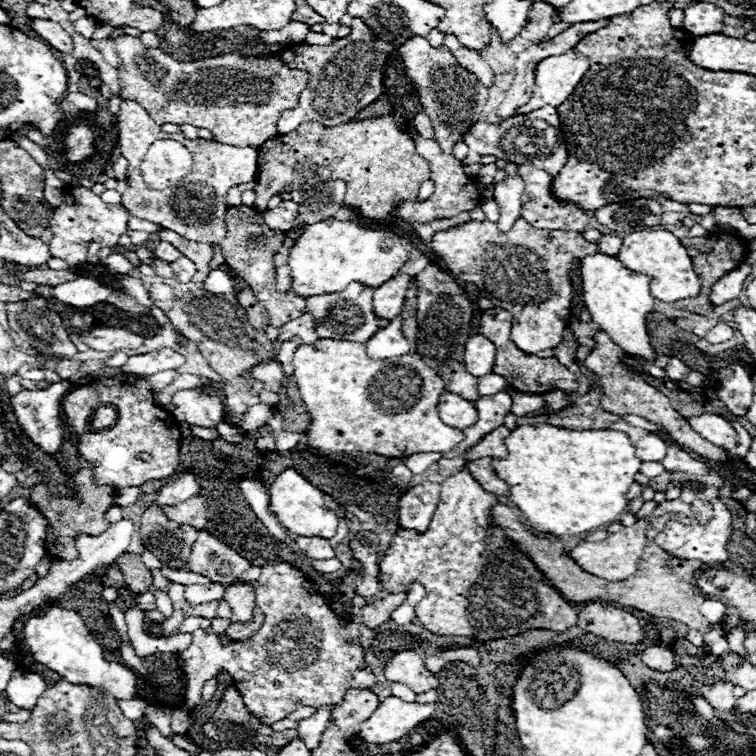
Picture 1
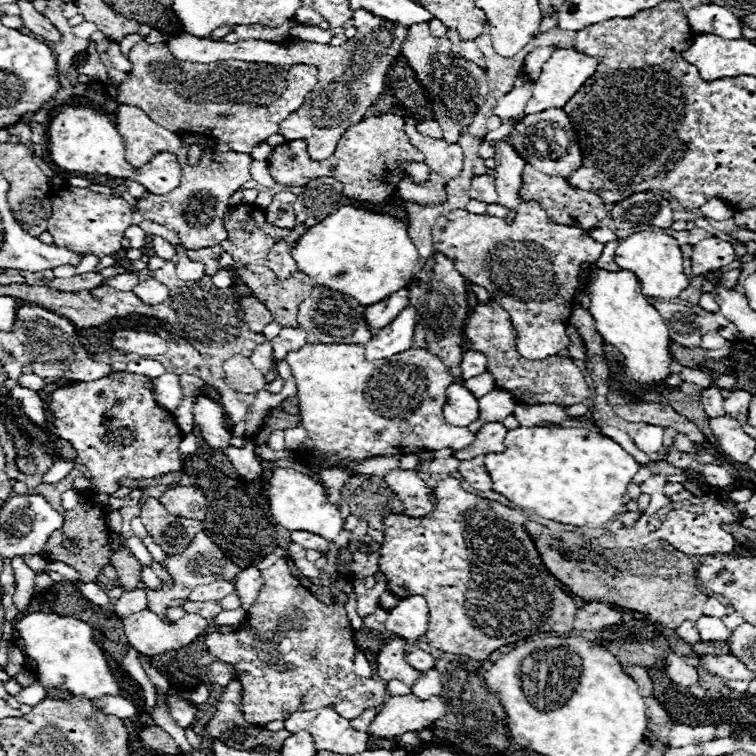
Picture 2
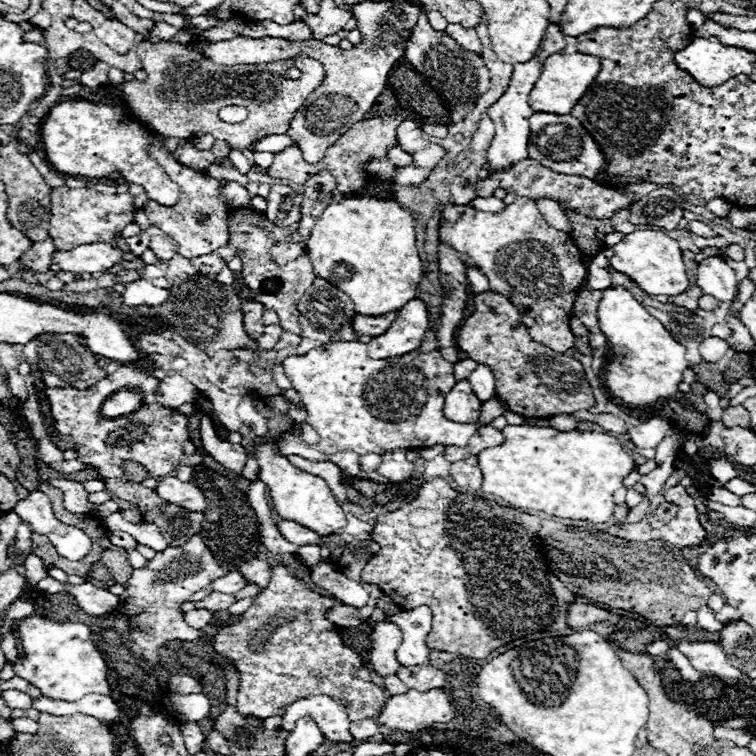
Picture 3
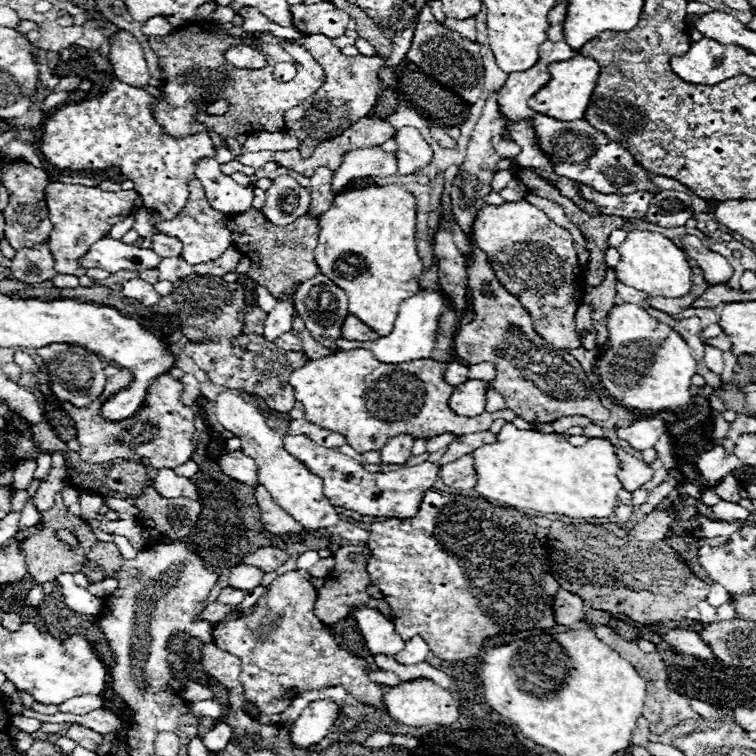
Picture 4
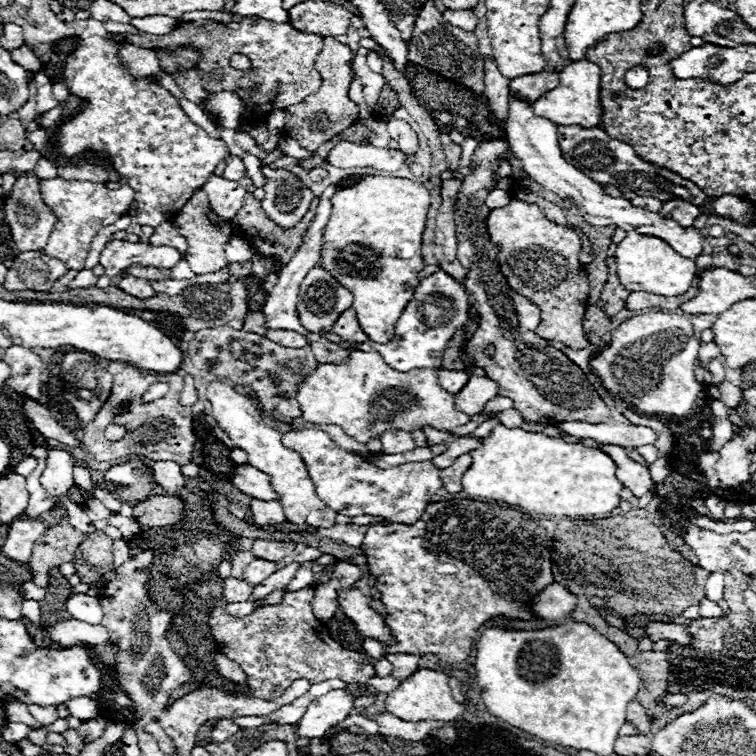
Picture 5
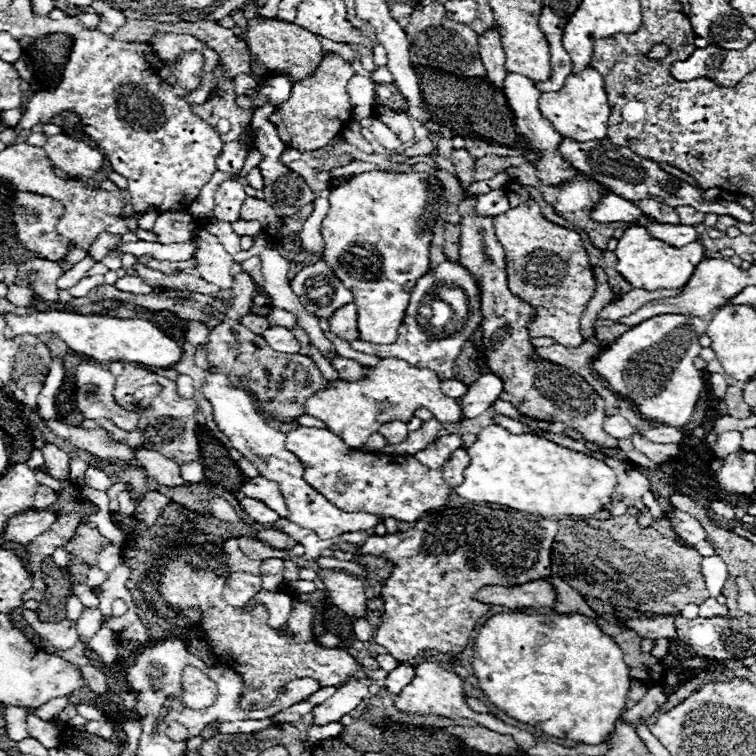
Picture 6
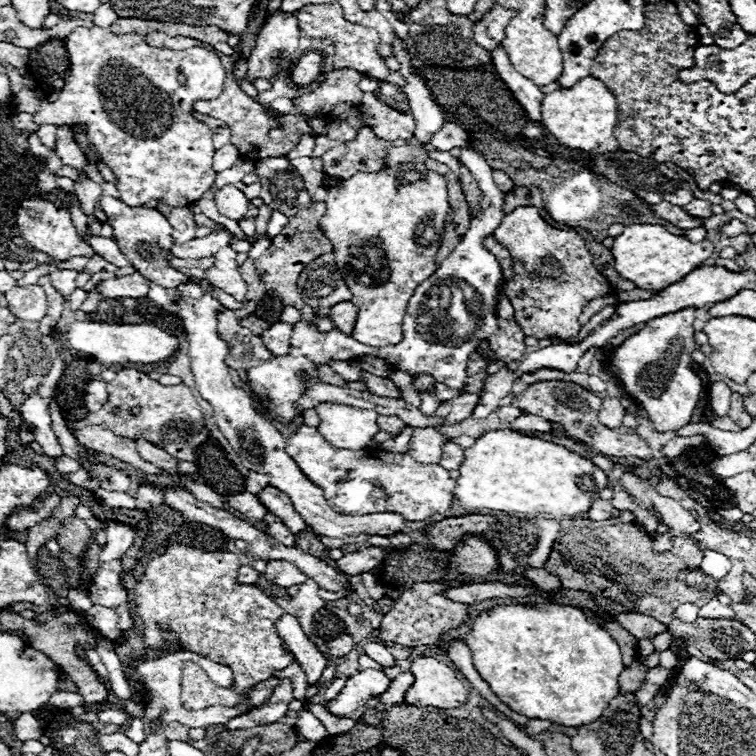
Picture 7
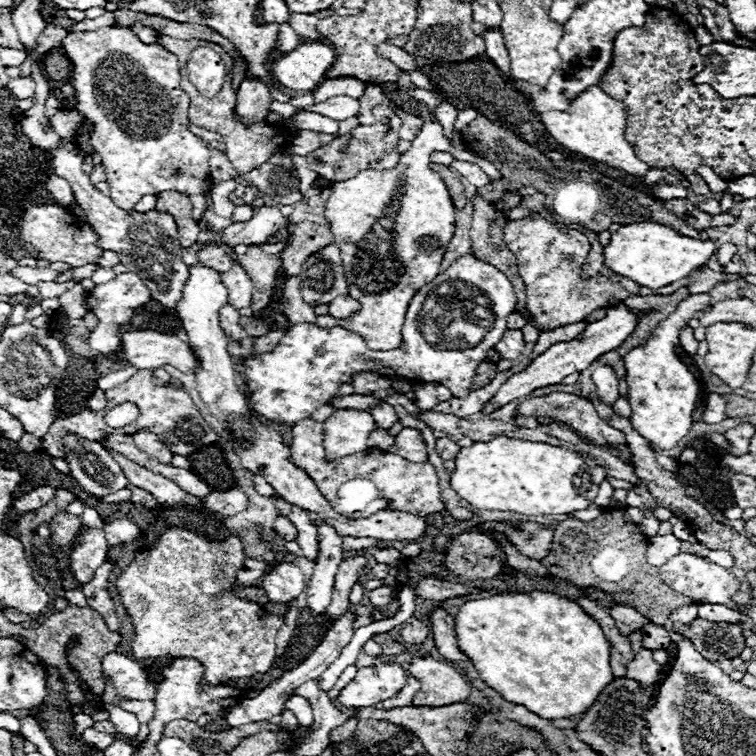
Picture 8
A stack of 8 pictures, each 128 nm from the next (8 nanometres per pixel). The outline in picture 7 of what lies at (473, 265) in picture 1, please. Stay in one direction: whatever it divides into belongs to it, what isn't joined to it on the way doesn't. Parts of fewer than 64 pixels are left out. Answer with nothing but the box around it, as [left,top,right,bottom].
[494,206,616,338]

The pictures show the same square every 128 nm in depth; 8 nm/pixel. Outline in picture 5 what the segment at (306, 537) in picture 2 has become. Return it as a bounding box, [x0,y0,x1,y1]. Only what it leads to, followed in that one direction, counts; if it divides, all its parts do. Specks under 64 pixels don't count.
[250,500,286,526]

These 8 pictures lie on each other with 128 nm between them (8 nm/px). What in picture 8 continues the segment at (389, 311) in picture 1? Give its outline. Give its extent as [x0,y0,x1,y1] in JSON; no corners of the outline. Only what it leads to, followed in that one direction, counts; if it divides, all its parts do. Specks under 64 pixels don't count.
[328,296,360,320]

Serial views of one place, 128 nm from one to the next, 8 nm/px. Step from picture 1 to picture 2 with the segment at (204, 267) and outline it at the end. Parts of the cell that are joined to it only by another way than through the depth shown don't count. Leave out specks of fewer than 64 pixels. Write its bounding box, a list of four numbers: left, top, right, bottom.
[188,246,222,276]

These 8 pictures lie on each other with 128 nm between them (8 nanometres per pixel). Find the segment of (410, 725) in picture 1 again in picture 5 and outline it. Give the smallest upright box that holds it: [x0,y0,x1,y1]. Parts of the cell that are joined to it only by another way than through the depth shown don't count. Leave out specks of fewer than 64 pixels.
[384,668,464,722]

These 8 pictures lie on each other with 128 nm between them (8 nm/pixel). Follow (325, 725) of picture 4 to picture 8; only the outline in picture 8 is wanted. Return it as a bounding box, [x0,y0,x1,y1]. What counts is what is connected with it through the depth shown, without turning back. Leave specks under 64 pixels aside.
[338,664,406,708]

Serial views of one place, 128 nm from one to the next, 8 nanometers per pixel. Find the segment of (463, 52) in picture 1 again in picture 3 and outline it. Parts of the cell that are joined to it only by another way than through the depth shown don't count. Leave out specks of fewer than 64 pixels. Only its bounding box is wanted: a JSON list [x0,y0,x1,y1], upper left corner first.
[446,24,482,54]

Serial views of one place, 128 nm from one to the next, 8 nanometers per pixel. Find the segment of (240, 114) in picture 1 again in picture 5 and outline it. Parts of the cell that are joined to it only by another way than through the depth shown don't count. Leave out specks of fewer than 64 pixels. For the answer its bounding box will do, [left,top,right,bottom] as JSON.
[126,16,322,122]

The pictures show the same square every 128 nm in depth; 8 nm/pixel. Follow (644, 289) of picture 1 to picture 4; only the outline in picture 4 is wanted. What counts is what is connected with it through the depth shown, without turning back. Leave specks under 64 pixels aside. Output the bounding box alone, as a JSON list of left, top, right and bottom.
[596,304,696,412]

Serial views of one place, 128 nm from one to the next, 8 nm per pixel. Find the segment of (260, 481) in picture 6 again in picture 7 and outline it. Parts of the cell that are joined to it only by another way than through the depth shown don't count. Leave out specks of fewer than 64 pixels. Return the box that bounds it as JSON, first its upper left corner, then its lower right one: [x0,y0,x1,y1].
[256,486,306,532]

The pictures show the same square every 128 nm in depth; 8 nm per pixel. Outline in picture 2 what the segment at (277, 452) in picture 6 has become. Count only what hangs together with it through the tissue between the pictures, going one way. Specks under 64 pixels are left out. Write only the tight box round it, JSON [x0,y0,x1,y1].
[268,468,344,540]

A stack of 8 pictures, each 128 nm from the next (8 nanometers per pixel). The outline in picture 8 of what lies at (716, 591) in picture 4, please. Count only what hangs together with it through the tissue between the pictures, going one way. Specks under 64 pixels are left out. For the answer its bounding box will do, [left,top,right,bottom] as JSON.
[706,550,734,568]

